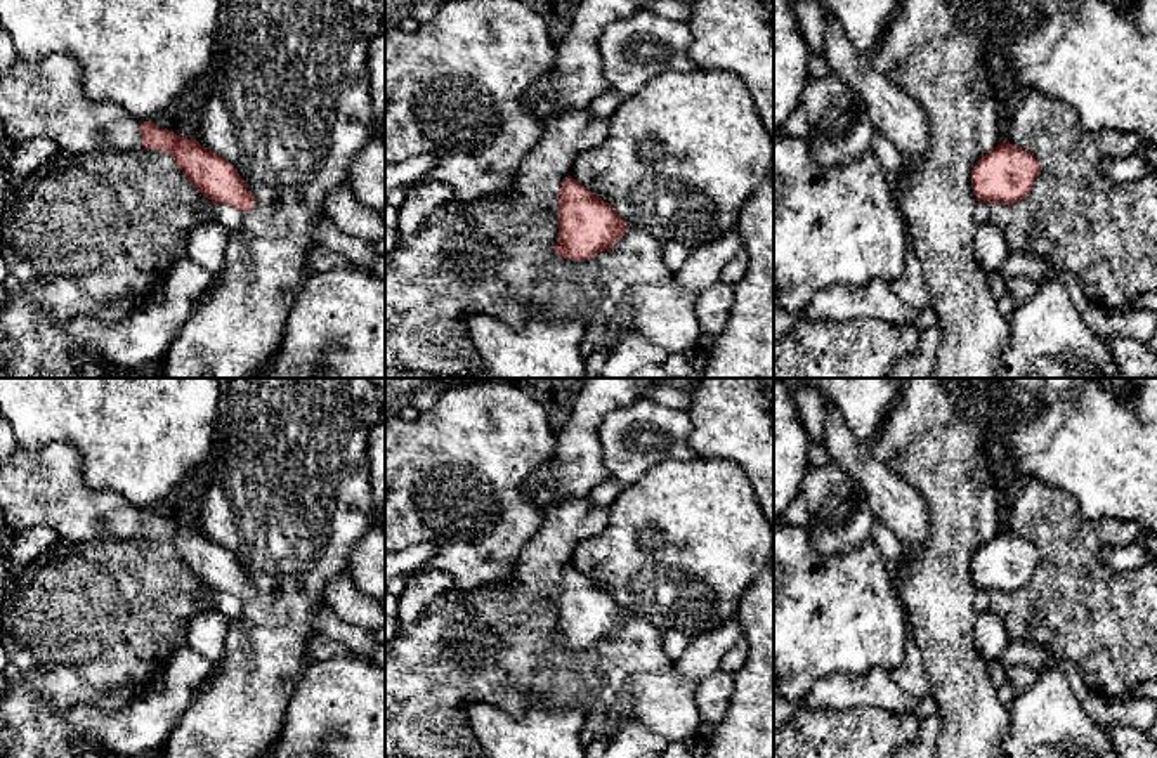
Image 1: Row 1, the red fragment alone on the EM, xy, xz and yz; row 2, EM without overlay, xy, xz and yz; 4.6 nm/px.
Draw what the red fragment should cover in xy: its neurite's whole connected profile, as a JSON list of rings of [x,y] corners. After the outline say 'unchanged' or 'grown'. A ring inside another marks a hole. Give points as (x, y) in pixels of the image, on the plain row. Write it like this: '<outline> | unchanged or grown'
[[[50,442],[36,453],[17,446],[9,460],[0,461],[0,506],[12,534],[45,526],[68,543],[142,534],[168,541],[213,591],[231,593],[241,602],[255,595],[238,559],[196,527],[139,510],[114,491],[90,489],[73,444]]] | grown

